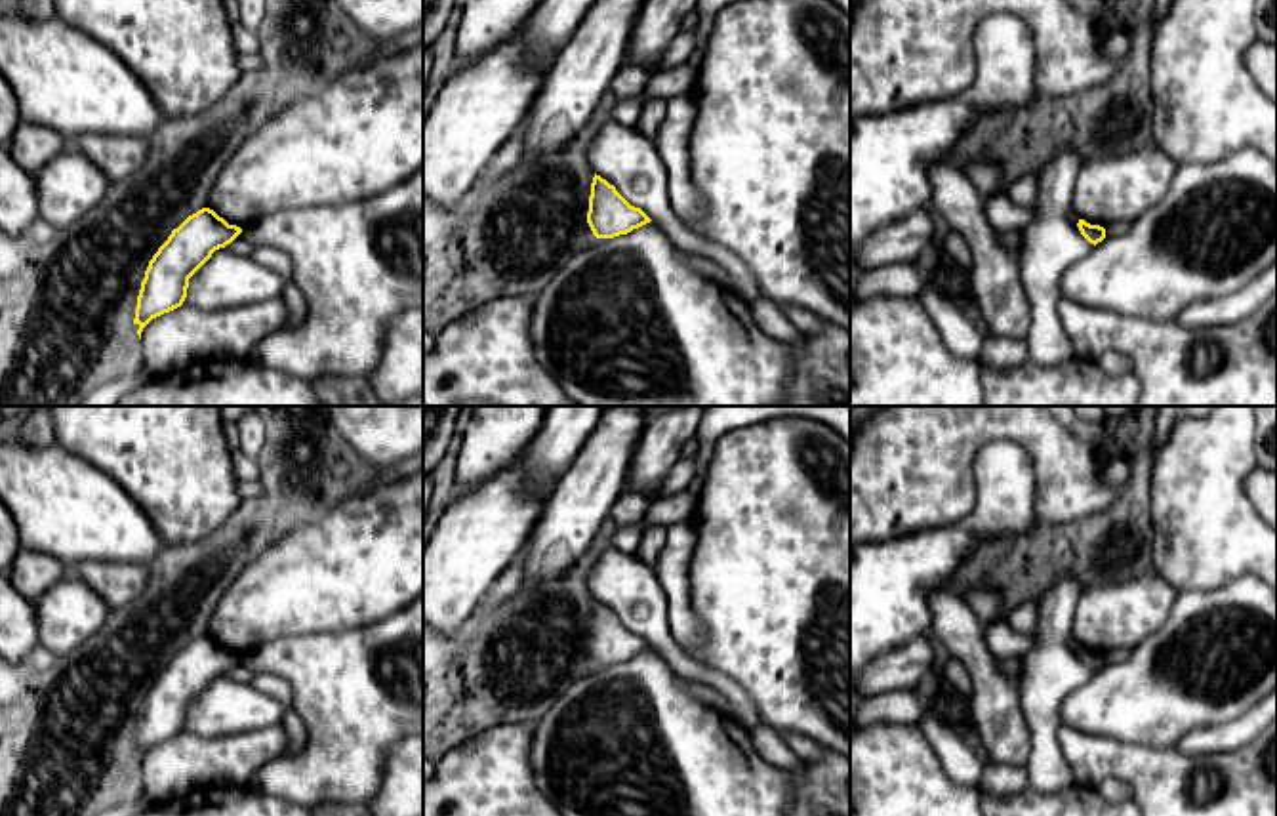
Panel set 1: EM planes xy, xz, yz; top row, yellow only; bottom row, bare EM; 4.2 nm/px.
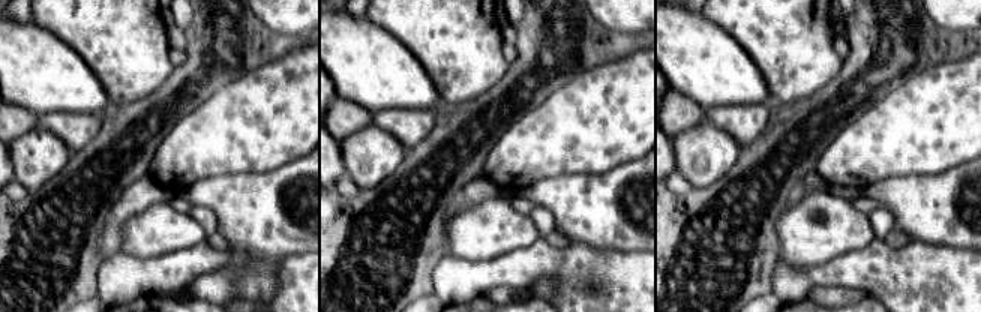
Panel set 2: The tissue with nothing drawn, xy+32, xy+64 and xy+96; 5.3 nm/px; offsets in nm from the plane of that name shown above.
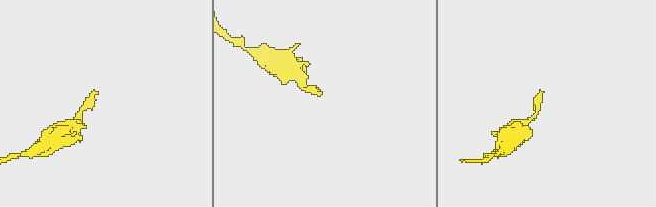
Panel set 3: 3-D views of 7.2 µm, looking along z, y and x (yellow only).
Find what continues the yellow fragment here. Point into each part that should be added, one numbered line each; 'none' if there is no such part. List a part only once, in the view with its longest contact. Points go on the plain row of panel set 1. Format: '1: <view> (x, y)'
none

